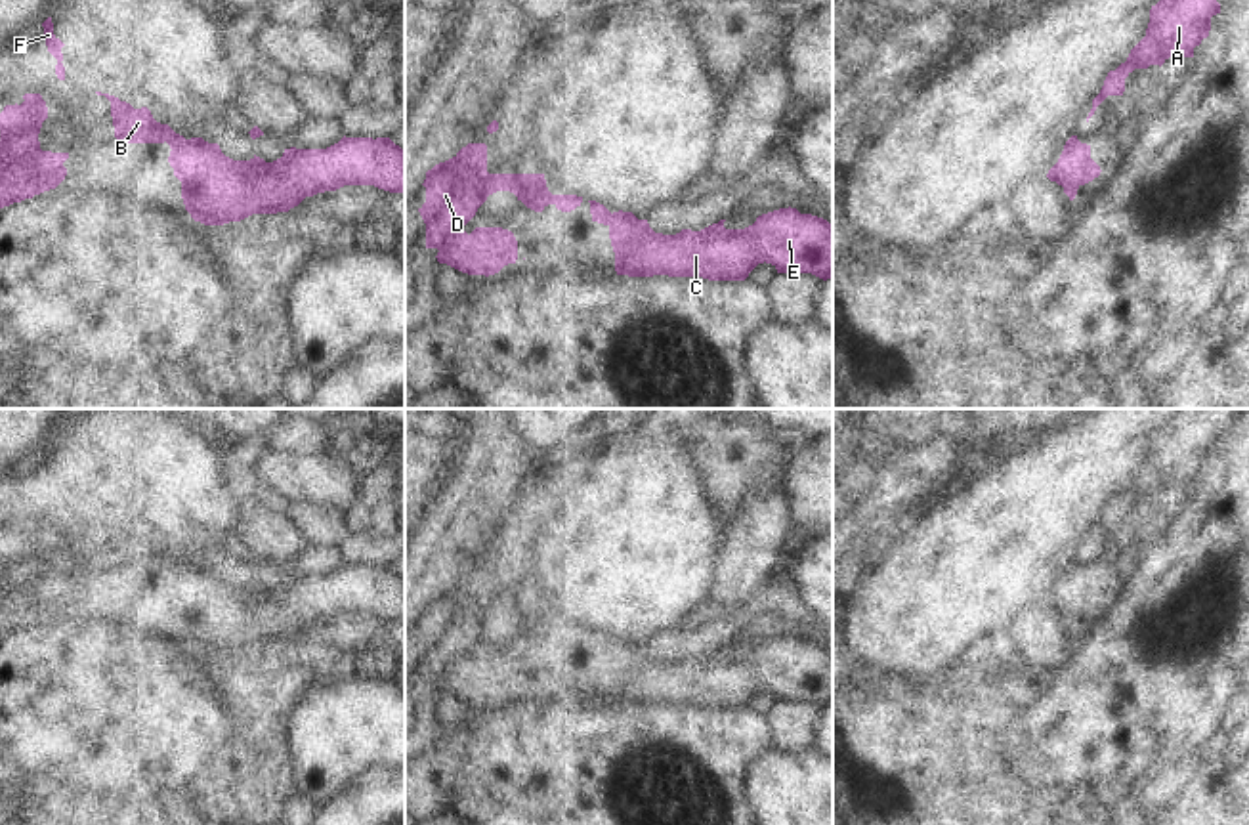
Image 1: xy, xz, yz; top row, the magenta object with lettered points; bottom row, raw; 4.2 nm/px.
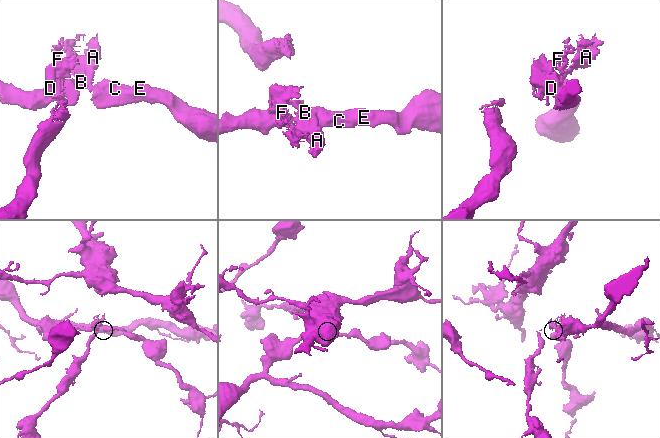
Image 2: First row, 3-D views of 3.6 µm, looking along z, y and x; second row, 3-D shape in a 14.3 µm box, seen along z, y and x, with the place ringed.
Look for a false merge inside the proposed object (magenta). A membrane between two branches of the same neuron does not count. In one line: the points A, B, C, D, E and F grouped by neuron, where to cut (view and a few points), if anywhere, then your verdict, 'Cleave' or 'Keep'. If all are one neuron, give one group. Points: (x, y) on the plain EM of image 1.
Groups: A B C D E F. No split. Keep.

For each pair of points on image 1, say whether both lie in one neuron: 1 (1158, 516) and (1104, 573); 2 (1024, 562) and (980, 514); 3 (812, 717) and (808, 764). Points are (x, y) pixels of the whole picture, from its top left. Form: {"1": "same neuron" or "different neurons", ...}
{"1": "same neuron", "2": "same neuron", "3": "different neurons"}

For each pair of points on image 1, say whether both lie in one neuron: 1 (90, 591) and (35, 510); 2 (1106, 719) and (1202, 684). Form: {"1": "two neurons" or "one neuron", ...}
{"1": "one neuron", "2": "one neuron"}

